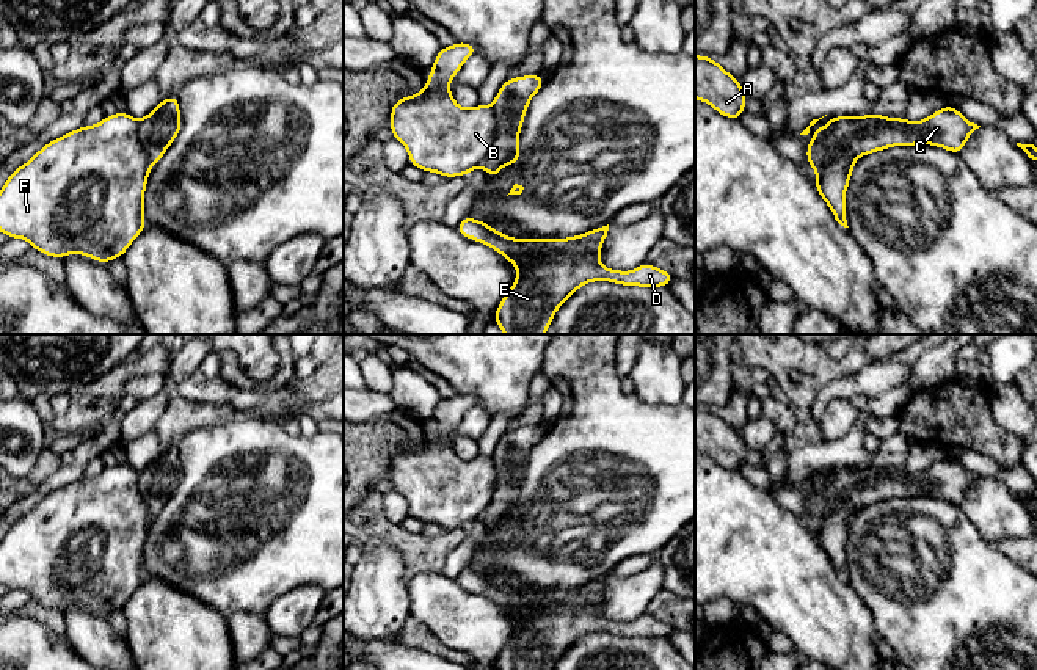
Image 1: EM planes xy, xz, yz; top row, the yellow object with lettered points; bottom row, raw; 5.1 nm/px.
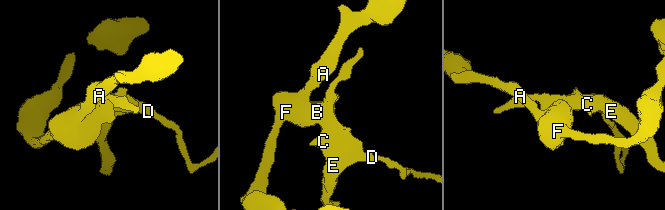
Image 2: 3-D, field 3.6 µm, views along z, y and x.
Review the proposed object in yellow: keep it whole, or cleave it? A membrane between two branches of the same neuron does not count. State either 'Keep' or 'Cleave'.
Cleave

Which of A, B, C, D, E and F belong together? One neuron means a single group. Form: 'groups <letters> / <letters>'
groups A B F / C D E

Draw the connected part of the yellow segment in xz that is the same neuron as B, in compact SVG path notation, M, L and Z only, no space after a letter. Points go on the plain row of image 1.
M471 394L441 399L425 438L391 458L394 490L409 507L409 516L446 530L468 527L480 519L496 488L496 468L491 458L460 458L449 435L464 413L478 405Z

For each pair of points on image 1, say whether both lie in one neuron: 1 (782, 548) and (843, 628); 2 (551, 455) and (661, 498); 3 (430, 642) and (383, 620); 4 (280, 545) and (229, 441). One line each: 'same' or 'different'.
1: same
2: same
3: different
4: same

